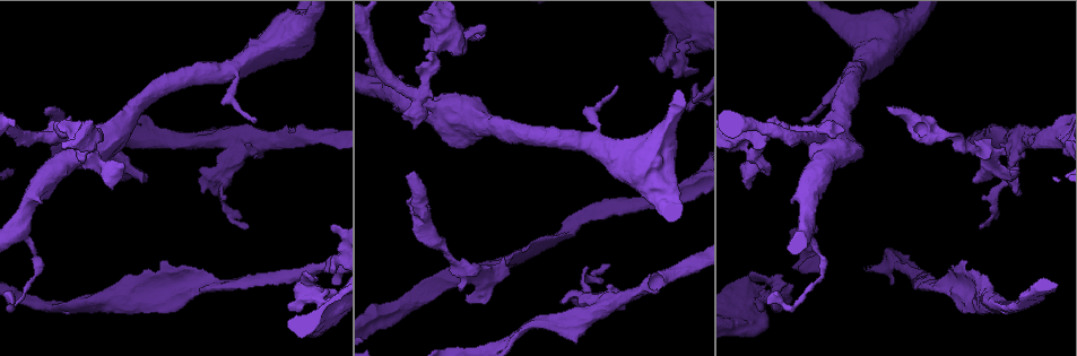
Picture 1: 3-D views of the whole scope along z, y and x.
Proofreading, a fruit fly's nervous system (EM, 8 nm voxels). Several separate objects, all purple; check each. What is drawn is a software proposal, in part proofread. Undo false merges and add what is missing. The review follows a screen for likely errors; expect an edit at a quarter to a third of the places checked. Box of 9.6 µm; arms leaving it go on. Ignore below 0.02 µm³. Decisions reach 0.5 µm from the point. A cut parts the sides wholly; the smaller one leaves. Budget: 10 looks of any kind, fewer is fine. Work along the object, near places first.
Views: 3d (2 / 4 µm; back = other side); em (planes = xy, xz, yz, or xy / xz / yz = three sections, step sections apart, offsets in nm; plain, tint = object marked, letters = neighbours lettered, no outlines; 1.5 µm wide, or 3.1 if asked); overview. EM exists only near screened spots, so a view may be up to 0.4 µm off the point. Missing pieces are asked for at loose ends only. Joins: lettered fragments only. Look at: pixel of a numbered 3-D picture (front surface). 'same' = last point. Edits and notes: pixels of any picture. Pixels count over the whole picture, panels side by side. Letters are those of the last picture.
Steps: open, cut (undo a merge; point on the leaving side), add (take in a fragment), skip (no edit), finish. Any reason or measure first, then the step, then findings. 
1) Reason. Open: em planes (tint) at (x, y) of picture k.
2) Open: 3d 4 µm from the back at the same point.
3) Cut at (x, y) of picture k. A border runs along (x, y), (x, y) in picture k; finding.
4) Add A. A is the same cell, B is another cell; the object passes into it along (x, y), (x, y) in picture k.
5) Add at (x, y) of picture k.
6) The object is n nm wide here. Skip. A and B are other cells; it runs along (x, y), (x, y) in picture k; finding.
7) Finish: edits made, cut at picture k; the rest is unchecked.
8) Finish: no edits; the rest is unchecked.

Abrupt turn. Open: 3d 2 µm at (746, 180) of picture 1.

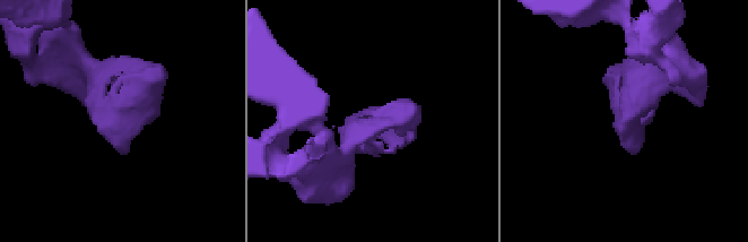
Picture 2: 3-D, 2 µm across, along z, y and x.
Open: em planes (tint) at (105, 119) of picture 2.

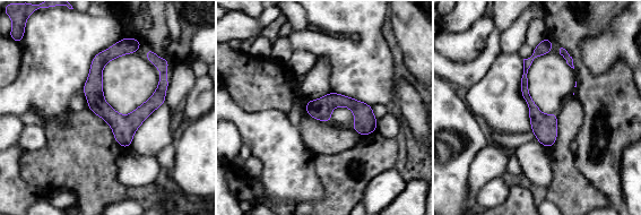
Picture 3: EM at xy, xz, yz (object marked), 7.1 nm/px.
See the neighbours. Open: em planes (letters) at the same point.

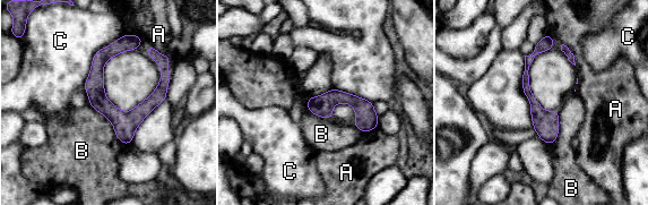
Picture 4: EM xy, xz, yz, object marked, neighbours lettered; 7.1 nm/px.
Skip. A, B and C are other cells; all the same cell.

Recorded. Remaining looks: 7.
Sudden change in width. Open: em planes (letters) at (433, 56) of picture 1.

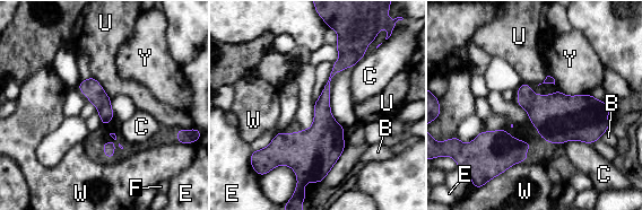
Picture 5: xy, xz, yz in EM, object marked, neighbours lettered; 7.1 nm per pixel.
The longest contact is with W, 280 nm. Skip. B, C, E, F, U, W and Y are other cells; a border runs along (102, 88), (110, 98) in picture 5; all the same cell.

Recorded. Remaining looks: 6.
An open end. Open: em xz step 4 (tint) at (52, 107) of picture 1.

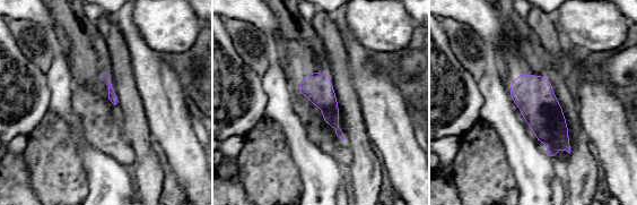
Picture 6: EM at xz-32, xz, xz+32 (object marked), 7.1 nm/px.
Open: em planes (letters) at the same point.

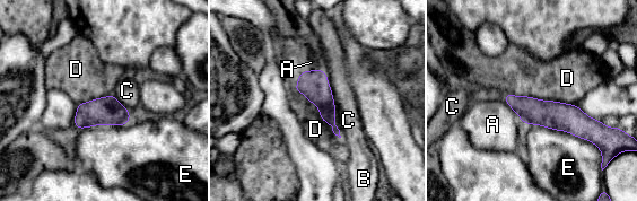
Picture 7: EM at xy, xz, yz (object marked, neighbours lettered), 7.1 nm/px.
The longest contact is with D, 550 nm. Skip. A, B, C, D and E are other cells; a border runs along (298, 76), (295, 89), (340, 138) in picture 7; no lettered fragment goes on from it.

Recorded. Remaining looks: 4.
Abrupt turn. Open: em xy step 8 (letters) at (675, 59) of picture 1.

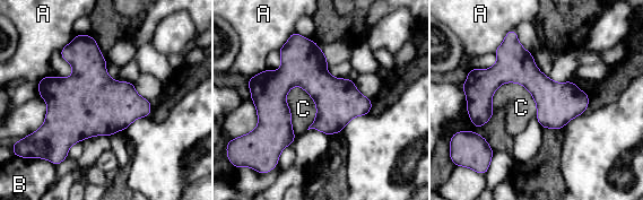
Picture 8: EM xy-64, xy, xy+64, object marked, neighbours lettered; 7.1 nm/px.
The object is 300 nm wide here; the longest contact is with C, 360 nm. Skip. A, B and C are other cells; all the same cell.

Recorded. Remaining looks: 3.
Finish: no edits; the rest is unchecked.

